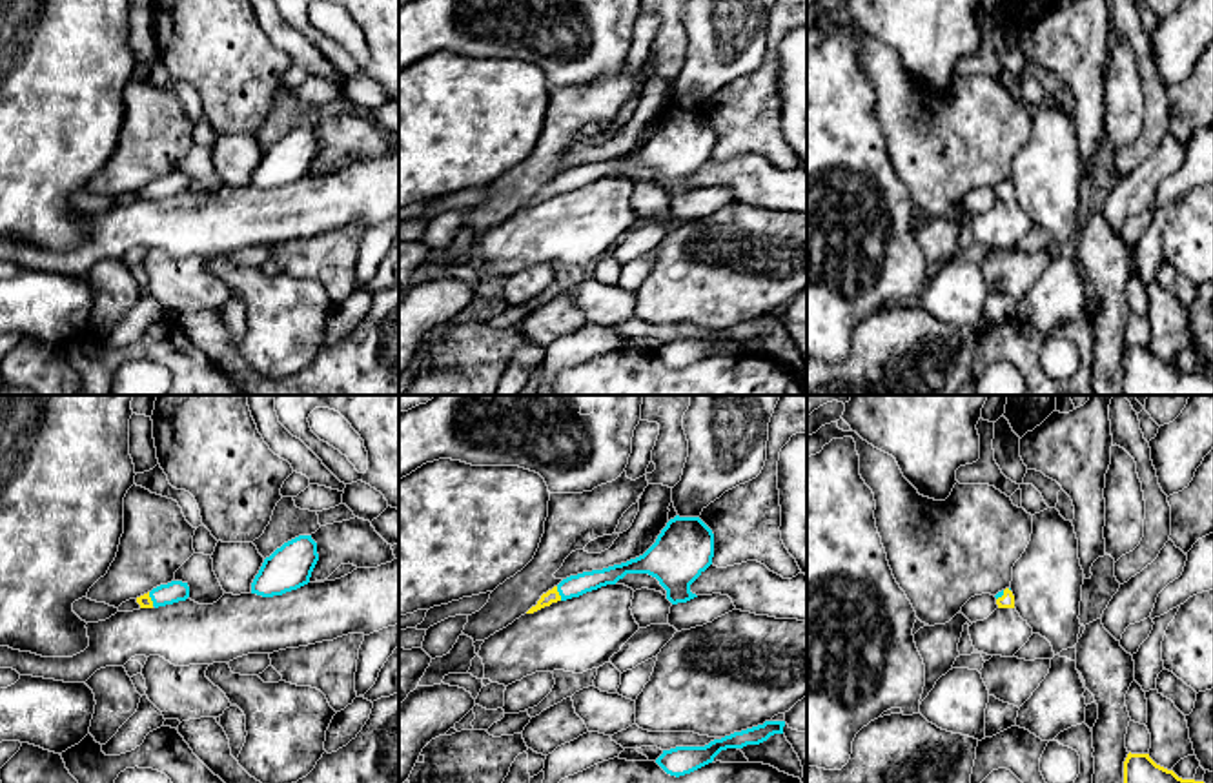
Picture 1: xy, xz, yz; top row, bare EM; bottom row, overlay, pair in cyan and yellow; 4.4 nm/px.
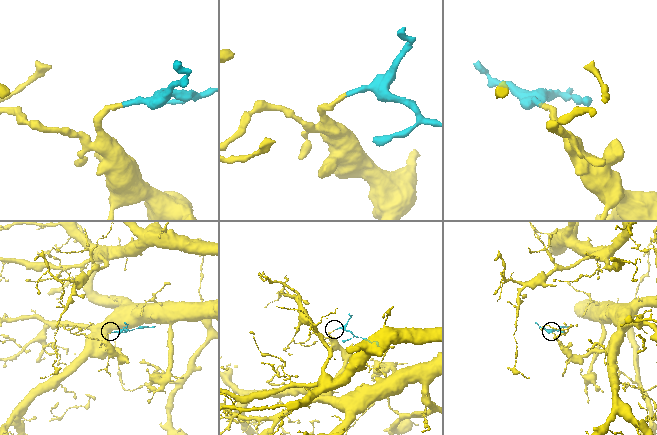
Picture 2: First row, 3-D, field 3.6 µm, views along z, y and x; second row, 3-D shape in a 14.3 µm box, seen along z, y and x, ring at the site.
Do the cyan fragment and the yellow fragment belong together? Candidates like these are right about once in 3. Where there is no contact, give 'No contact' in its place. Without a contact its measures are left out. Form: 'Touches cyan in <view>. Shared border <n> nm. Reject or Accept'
Touches cyan in xz. Shared border 70 nm. Accept

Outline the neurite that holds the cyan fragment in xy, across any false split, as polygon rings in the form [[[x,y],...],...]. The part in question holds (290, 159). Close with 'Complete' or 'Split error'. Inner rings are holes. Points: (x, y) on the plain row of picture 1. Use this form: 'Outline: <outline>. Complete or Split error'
Outline: [[[299,127],[264,151],[251,186],[273,189],[297,182],[310,175],[317,153],[317,135],[311,127]]]. Complete

